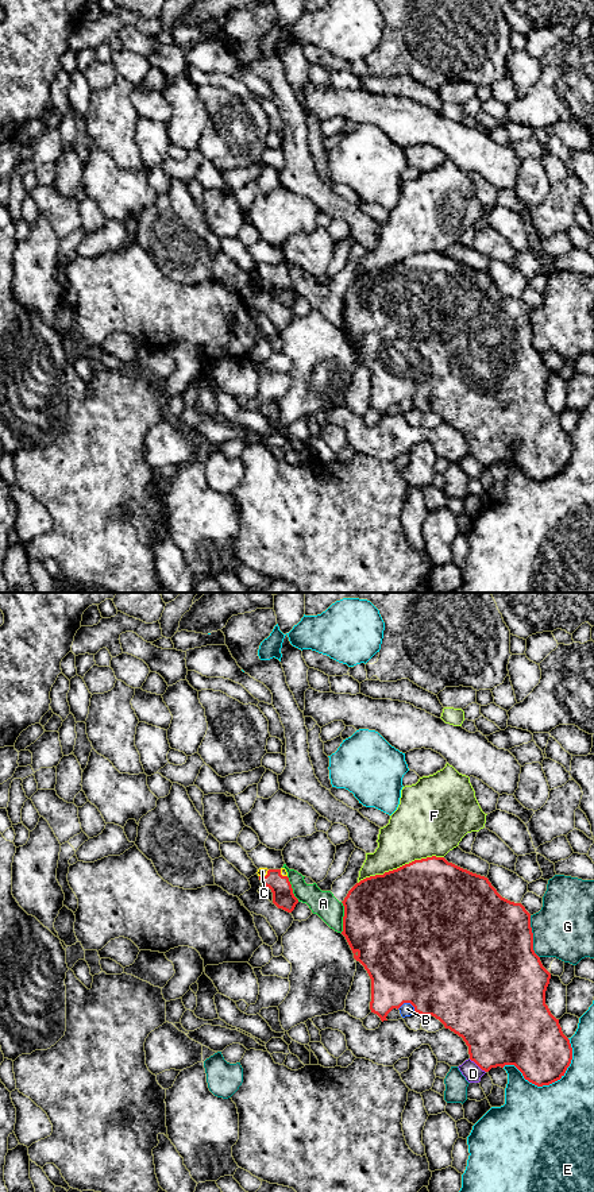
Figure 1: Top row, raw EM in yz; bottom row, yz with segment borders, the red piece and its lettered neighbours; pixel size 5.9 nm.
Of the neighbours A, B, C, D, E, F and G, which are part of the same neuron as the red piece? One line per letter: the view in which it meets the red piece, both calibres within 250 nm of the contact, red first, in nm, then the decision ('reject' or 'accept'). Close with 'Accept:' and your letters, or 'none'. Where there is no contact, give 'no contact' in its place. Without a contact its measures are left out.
A: meets red in yz; 500 nm thick on the red side, 150 nm on the other; reject
B: meets red in yz; 500 nm thick on the red side, 80 nm on the other; reject
C: meets red in yz; 130 nm thick on the red side, 50 nm on the other; accept
D: meets red in yz; 440 nm thick on the red side, 110 nm on the other; reject
E: meets red in yz; 360 nm thick on the red side, 480 nm on the other; reject
F: meets red in yz; 500 nm thick on the red side, 360 nm on the other; reject
G: meets red in yz; 500 nm thick on the red side, 360 nm on the other; reject
Accept: C

